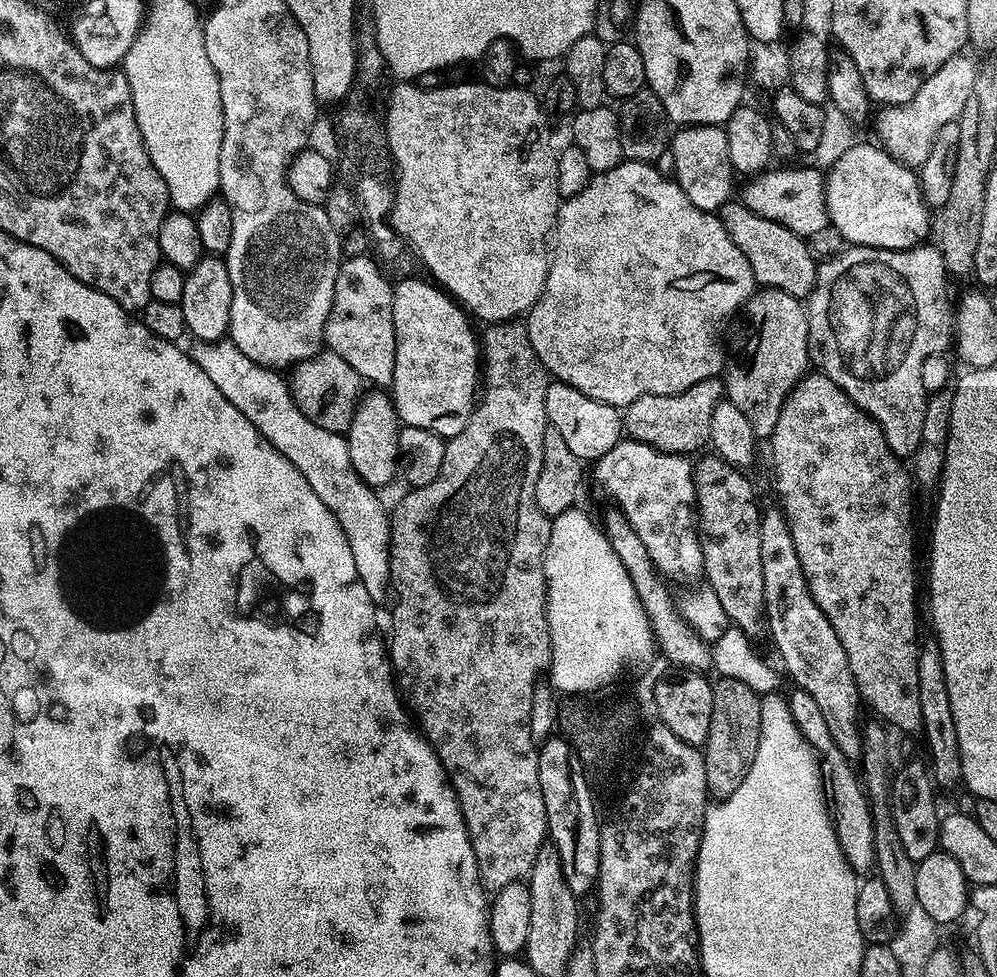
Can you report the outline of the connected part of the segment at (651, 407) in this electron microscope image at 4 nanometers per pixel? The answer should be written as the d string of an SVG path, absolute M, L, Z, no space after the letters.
M720 378L698 382L690 386L690 390L682 390L682 394L643 396L623 409L624 431L631 439L650 444L661 451L699 453L699 448L710 441L710 421L714 419L714 408L725 396L724 381Z

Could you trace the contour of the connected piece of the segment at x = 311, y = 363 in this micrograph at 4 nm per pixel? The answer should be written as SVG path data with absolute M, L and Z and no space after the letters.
M324 350L311 360L304 361L295 372L296 378L291 379L290 387L298 410L302 410L314 426L322 426L322 430L347 433L366 392L365 381L360 379L358 370L354 370L346 358L338 358L338 354Z

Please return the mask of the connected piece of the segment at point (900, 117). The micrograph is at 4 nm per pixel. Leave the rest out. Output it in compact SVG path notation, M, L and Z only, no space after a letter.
M968 54L950 58L946 66L942 66L937 72L930 74L926 82L922 82L918 94L914 94L910 102L886 106L879 111L880 117L876 120L876 132L881 140L879 143L909 168L919 169L920 165L926 162L926 158L930 158L930 150L938 138L938 130L942 130L946 122L957 121L962 114L977 73L978 66Z

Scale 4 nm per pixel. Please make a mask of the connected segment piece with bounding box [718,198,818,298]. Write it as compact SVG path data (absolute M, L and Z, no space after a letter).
M736 198L723 204L718 215L730 238L734 238L734 246L746 254L746 262L750 262L757 285L777 288L797 298L811 296L816 284L818 260L812 257L805 237L786 230L786 226L778 226L778 222L770 222L770 218L762 218L762 214L754 214L754 210Z

